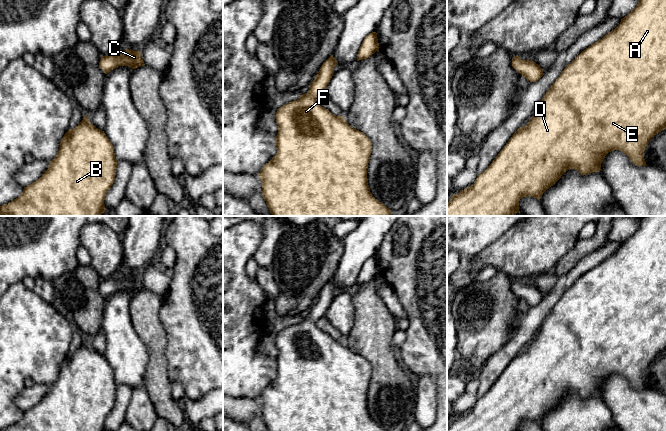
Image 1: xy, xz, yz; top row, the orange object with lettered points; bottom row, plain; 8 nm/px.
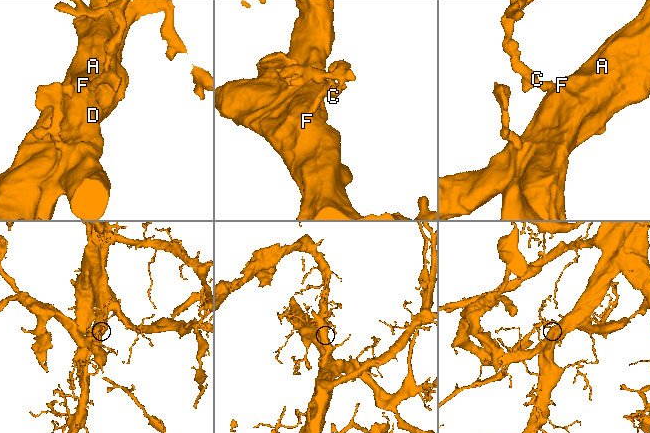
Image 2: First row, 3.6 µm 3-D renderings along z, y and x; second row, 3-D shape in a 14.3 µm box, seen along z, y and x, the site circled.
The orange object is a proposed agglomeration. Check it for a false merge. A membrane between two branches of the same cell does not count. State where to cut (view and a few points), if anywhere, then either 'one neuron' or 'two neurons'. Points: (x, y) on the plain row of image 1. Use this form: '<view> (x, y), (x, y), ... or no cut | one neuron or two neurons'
no cut | one neuron

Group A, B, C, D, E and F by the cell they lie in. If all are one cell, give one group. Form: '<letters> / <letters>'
A B C D E F

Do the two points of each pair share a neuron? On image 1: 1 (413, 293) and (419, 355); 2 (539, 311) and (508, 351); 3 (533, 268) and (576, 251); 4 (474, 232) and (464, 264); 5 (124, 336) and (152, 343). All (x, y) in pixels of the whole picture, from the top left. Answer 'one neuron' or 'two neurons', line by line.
1: one neuron
2: one neuron
3: two neurons
4: one neuron
5: two neurons

